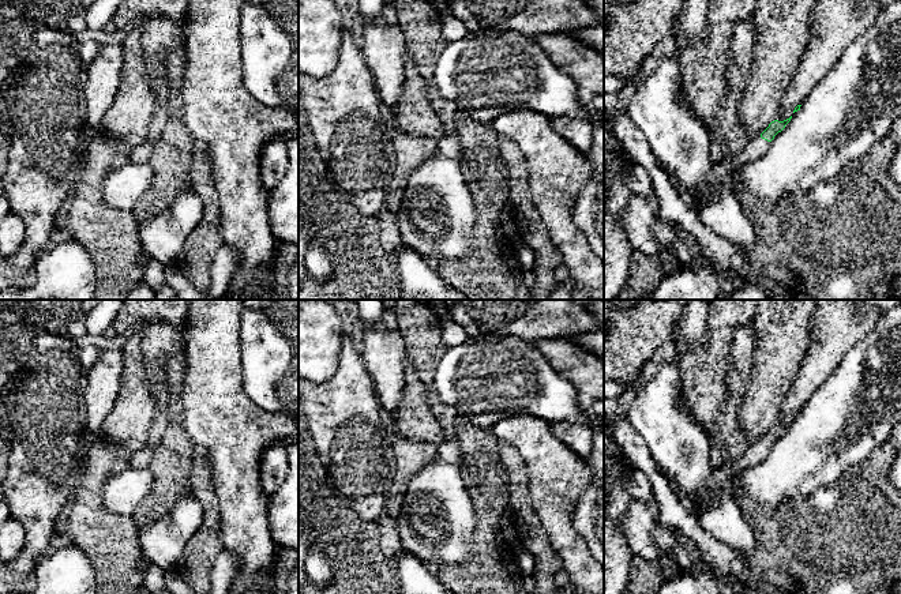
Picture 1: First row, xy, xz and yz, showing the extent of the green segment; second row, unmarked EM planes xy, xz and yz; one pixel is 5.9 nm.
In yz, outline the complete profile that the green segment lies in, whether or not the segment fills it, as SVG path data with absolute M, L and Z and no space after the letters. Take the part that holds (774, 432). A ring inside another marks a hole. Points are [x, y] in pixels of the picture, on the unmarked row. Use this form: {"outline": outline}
{"outline": "M792 421L784 426L772 426L759 441L750 444L748 450L743 455L729 463L725 463L724 466L714 467L710 475L713 485L731 492L733 474L736 471L746 471L763 462L770 451L770 447L785 433L791 424Z"}

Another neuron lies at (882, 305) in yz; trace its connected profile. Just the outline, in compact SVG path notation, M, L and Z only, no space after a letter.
M864 300L874 309L879 311L882 315L896 305L901 304L901 300Z

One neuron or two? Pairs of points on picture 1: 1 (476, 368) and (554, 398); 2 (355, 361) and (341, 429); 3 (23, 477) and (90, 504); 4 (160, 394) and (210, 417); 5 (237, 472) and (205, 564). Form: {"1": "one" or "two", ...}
{"1": "one", "2": "one", "3": "two", "4": "two", "5": "two"}

